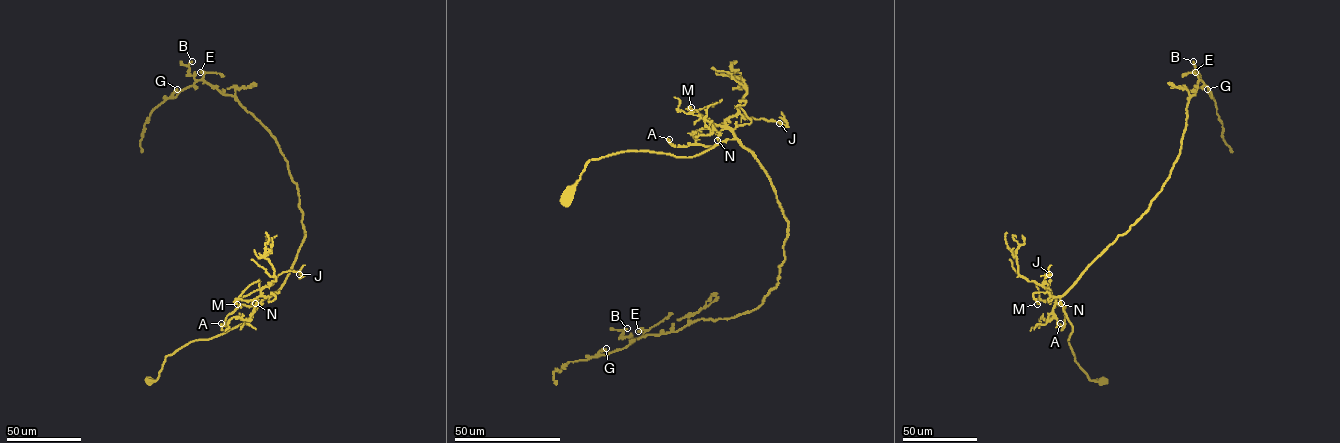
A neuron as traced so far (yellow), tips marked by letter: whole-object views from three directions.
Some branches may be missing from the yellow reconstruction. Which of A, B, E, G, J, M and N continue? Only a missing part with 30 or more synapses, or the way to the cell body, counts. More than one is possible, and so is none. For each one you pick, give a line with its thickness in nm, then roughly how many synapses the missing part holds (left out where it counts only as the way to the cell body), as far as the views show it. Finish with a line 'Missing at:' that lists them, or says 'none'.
B: Thickness 320 nm. Roughly 35 synapses
M: Thickness 280 nm. Roughly 50 synapses
Missing at: B, M

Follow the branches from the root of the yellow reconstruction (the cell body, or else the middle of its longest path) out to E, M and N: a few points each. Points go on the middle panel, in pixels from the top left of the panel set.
E: (566, 200), (589, 160), (626, 151), (737, 139), (765, 170), (787, 221), (777, 285), (751, 311), (638, 331)
M: (566, 200), (591, 159), (626, 151), (693, 157), (734, 138), (726, 127), (691, 107)
N: (566, 200), (591, 159), (626, 151), (693, 157), (734, 134), (723, 128), (717, 140)

